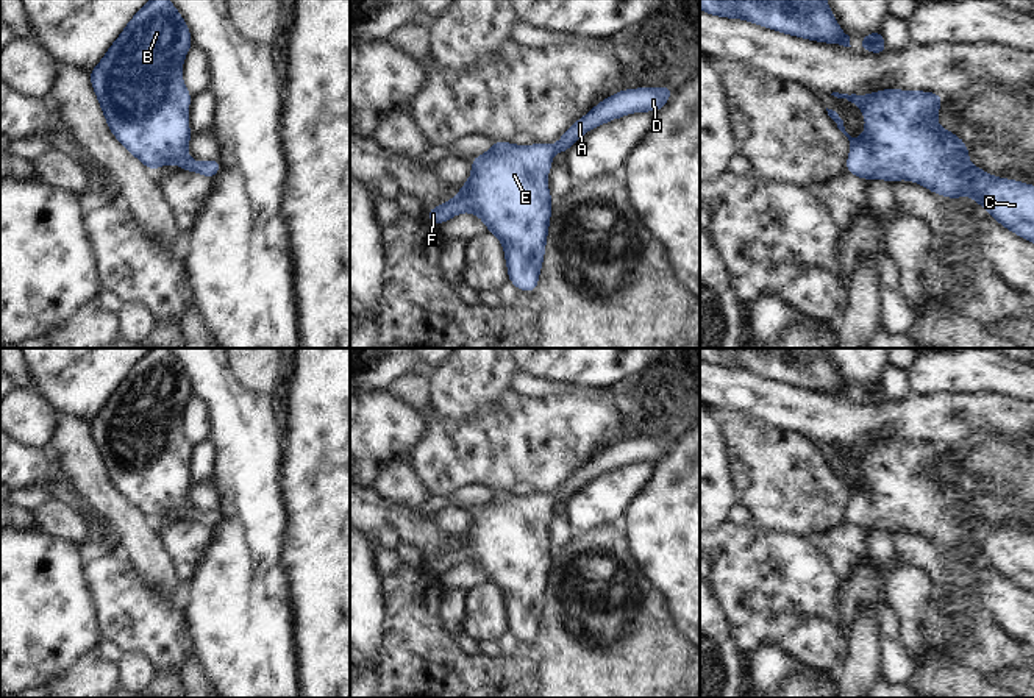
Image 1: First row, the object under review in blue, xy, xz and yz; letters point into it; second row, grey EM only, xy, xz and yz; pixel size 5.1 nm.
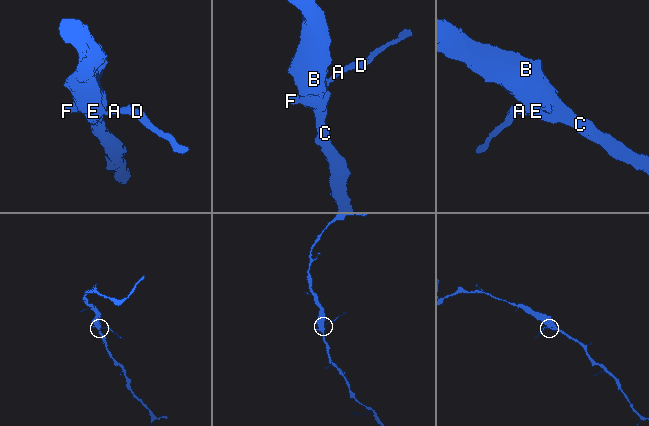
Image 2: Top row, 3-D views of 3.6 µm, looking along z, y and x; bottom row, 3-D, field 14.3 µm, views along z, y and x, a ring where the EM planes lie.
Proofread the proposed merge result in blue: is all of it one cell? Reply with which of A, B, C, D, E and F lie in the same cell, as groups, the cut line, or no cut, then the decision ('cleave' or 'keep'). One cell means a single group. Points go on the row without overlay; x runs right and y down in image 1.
A B C D E F; no cut; keep

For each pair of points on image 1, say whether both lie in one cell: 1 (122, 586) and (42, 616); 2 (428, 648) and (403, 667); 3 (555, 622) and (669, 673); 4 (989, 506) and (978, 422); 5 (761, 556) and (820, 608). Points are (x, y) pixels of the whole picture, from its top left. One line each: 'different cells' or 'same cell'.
1: different cells
2: same cell
3: same cell
4: different cells
5: same cell

